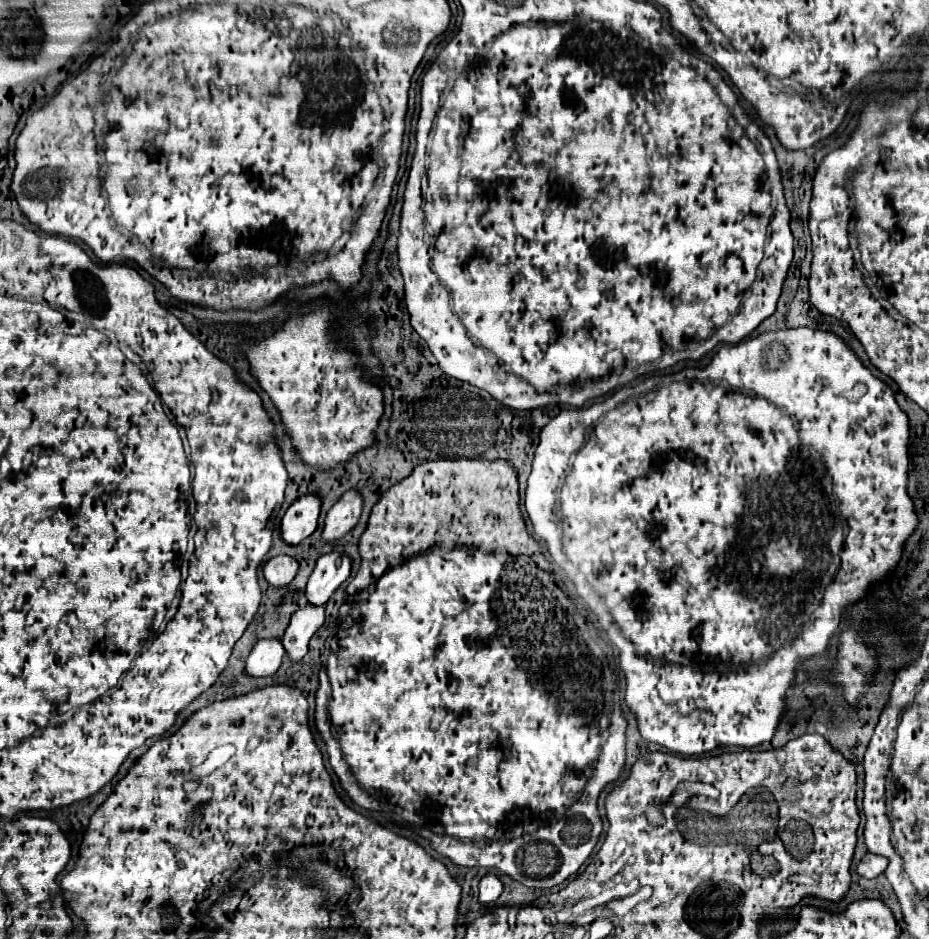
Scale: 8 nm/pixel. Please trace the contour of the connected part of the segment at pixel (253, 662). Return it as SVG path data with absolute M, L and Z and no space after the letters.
M275 638L259 640L247 658L245 674L251 678L271 676L281 666L283 656L285 656L285 650L281 648L281 640L275 640Z

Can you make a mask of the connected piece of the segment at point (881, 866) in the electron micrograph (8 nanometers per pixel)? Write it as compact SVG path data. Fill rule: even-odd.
M867 854L859 866L857 866L857 874L863 878L877 878L879 874L885 872L889 860L885 860L883 856L875 856L875 854Z

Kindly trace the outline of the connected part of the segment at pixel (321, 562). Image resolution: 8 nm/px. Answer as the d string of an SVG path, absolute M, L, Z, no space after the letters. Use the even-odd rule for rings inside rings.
M339 552L323 554L317 560L317 566L307 582L305 596L307 602L313 606L325 606L333 592L341 586L341 582L351 572L351 560L347 556L341 556Z

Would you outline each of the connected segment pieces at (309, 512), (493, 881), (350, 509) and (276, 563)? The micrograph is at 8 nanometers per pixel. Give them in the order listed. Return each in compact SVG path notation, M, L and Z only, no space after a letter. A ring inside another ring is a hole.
M301 496L285 512L281 520L281 538L285 544L297 546L315 532L321 510L321 500L315 498L317 496Z
M485 874L481 878L481 884L479 884L479 902L481 904L495 902L501 896L501 892L503 892L503 884L495 874Z
M345 492L345 496L341 496L341 500L325 516L325 526L321 534L323 542L333 544L349 530L353 530L361 516L361 506L363 500L361 496L357 496L357 492Z
M275 556L263 566L263 576L269 582L269 586L281 588L281 586L287 586L295 578L297 568L299 568L299 564L297 564L295 558Z

